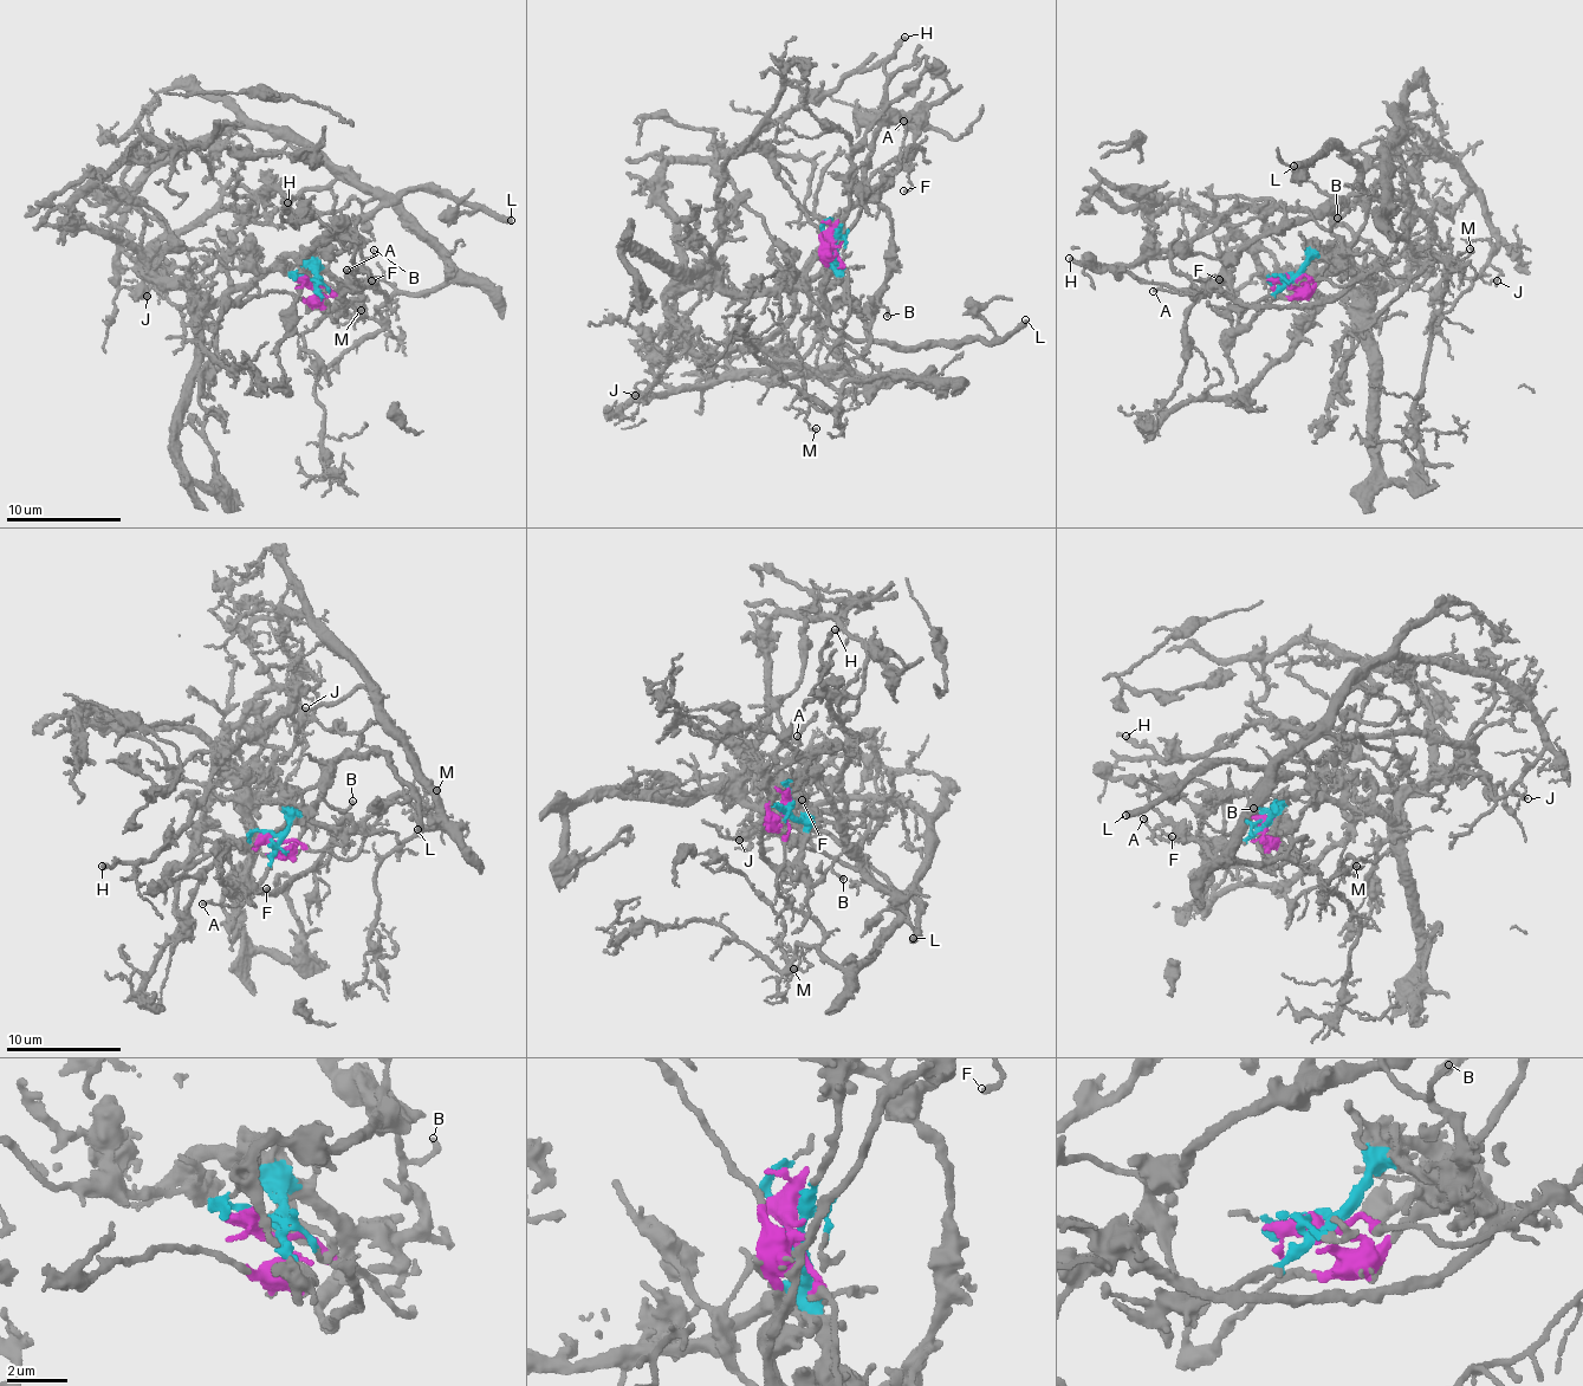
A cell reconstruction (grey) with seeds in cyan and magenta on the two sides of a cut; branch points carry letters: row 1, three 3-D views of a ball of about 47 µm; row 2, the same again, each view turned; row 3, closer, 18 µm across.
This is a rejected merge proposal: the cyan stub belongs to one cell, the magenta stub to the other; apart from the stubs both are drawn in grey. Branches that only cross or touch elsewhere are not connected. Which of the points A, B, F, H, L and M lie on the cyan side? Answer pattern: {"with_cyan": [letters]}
{"with_cyan": ["A", "B", "F", "H"]}

